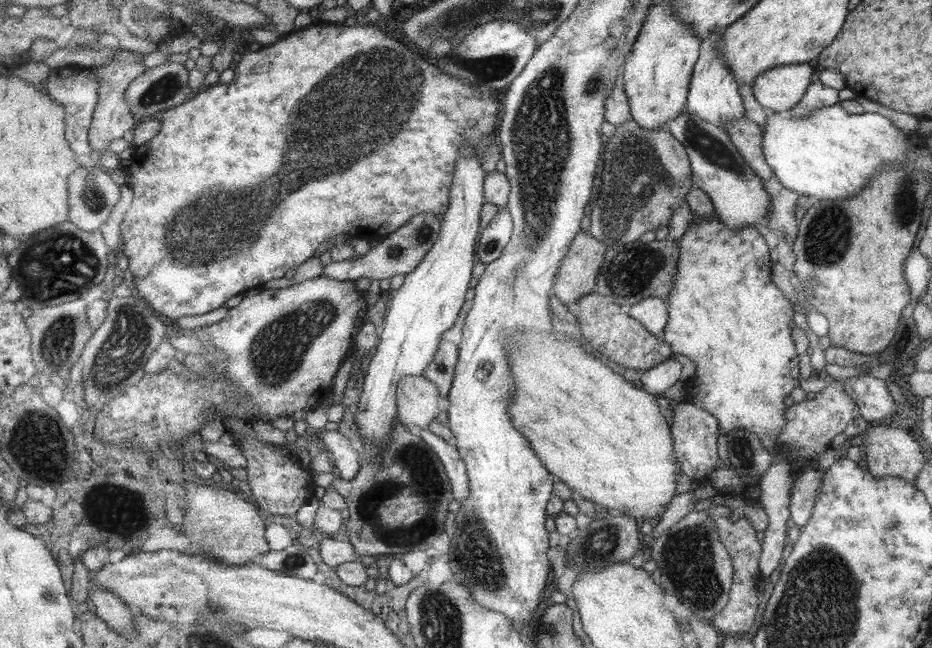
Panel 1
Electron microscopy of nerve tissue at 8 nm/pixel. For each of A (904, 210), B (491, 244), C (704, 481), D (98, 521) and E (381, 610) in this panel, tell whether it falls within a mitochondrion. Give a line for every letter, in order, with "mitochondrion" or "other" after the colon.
A: mitochondrion
B: mitochondrion
C: other
D: mitochondrion
E: other

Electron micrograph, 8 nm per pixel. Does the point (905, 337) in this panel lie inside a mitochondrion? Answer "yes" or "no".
no

